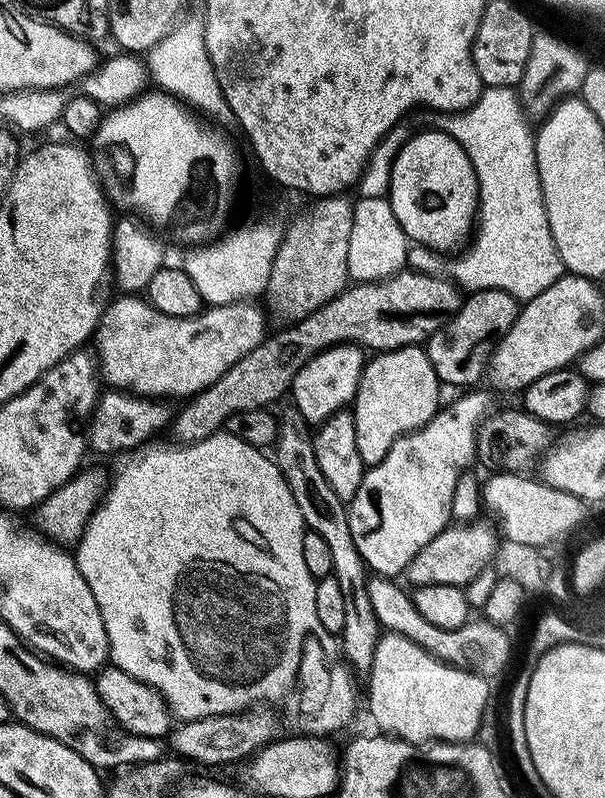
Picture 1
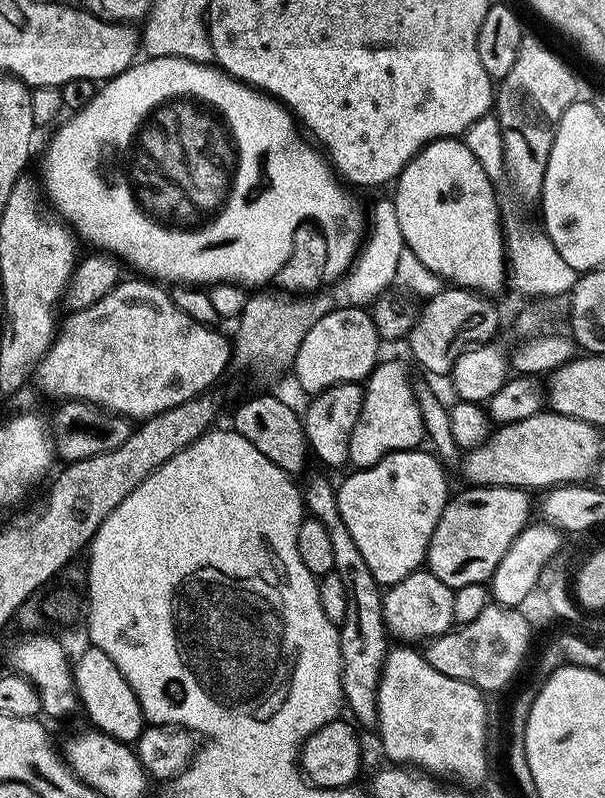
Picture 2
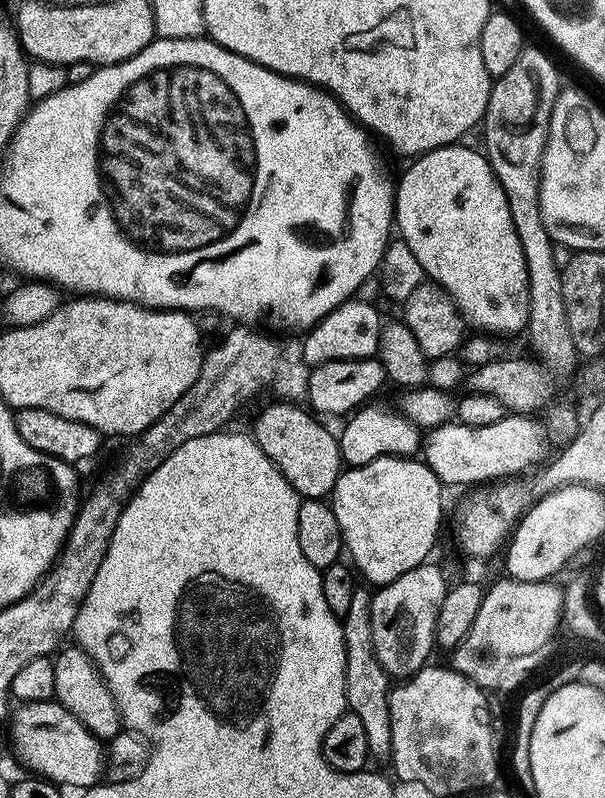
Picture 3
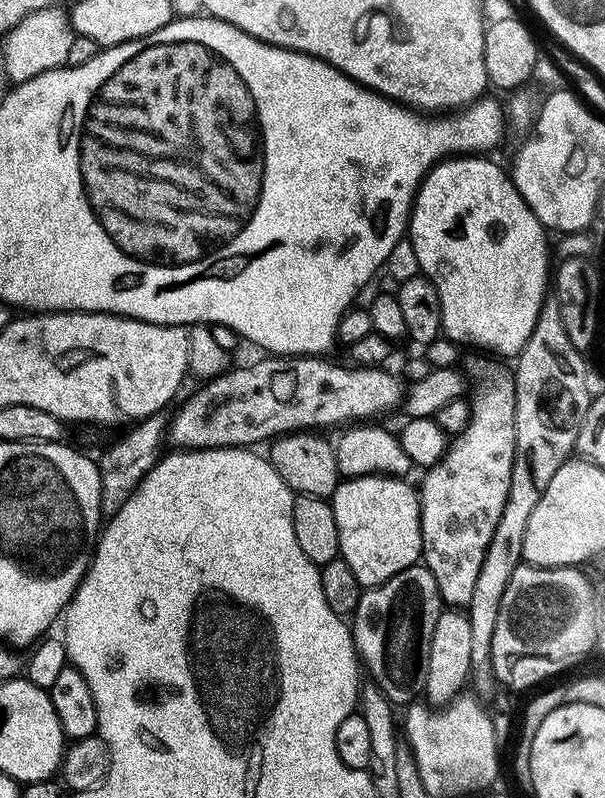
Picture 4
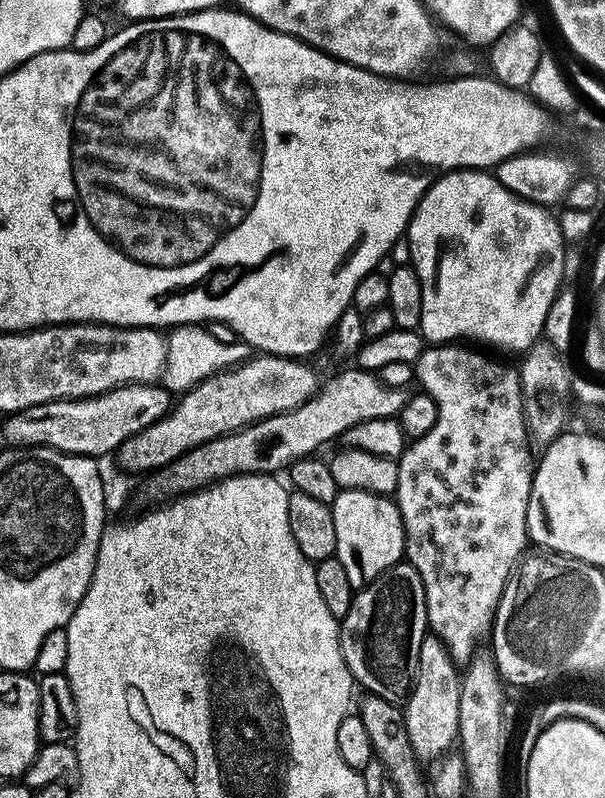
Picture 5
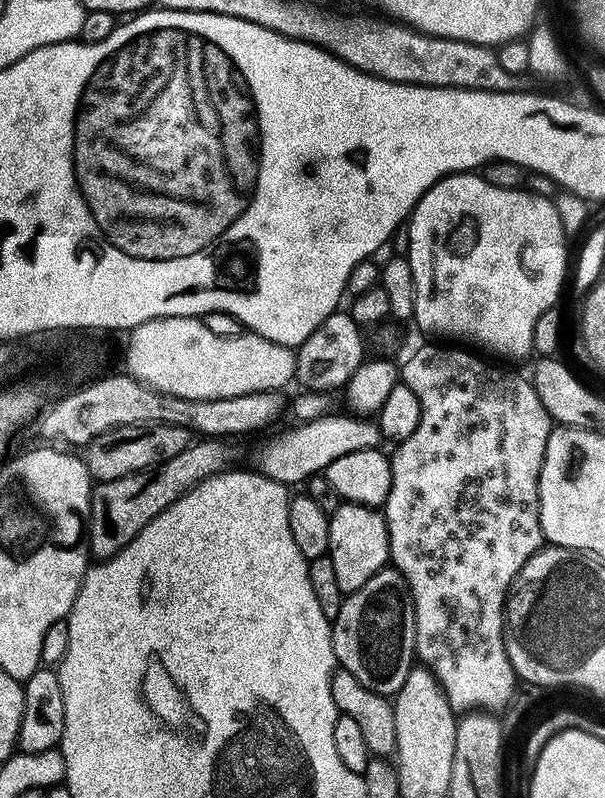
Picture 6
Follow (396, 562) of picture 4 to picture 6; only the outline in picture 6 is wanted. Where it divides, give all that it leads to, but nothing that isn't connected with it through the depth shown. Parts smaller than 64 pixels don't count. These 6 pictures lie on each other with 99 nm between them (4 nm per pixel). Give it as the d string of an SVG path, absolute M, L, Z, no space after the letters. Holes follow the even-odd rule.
M341 503L330 516L328 557L334 562L340 591L347 594L361 588L374 574L389 563L388 527L377 509L361 504Z

